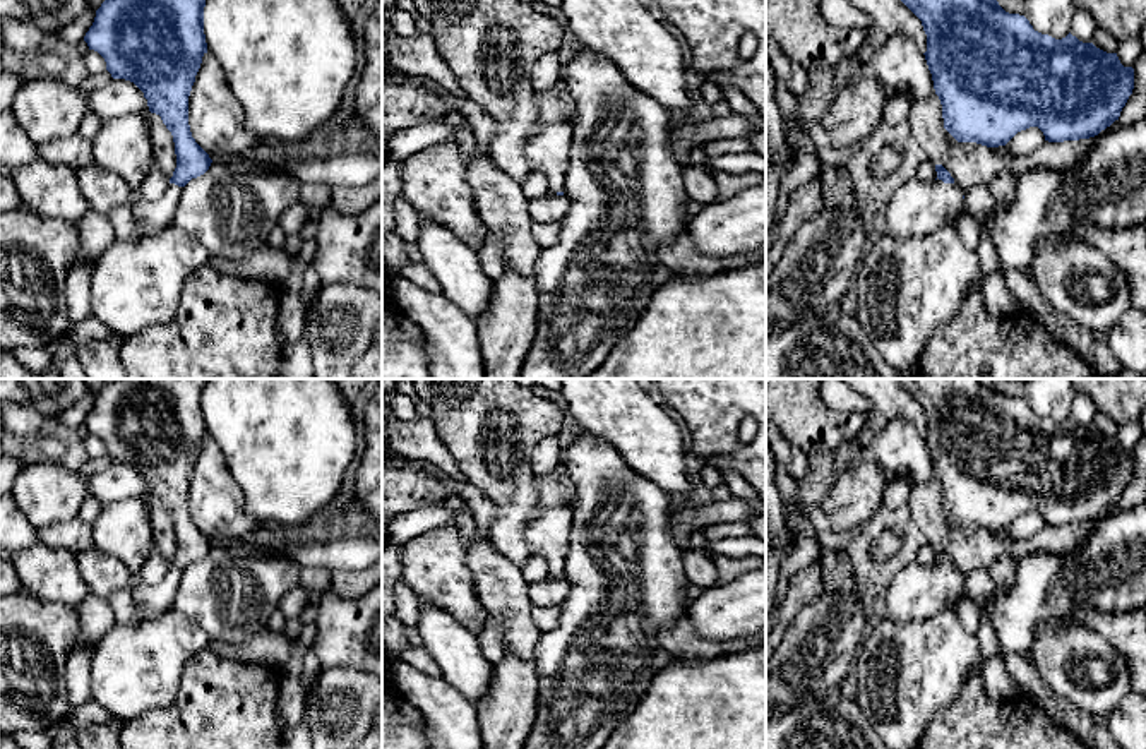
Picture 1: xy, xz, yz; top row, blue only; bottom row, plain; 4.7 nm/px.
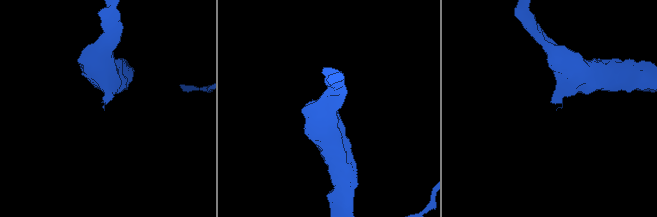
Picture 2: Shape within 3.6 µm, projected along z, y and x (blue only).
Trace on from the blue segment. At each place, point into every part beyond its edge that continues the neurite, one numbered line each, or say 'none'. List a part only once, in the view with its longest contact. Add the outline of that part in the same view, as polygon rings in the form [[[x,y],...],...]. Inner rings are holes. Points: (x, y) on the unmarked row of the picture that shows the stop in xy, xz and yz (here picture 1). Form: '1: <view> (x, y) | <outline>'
1: yz (919, 590) | [[[916,560],[901,569],[886,591],[886,615],[898,622],[915,622],[952,608],[964,590],[963,579],[956,566]]]

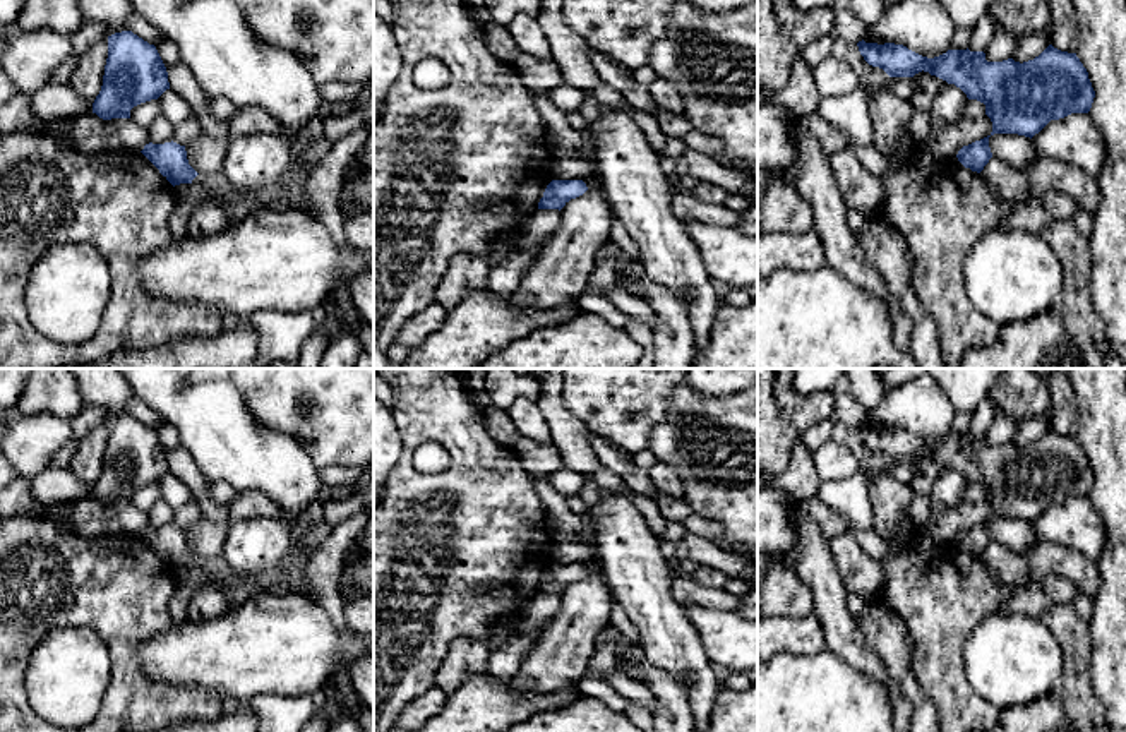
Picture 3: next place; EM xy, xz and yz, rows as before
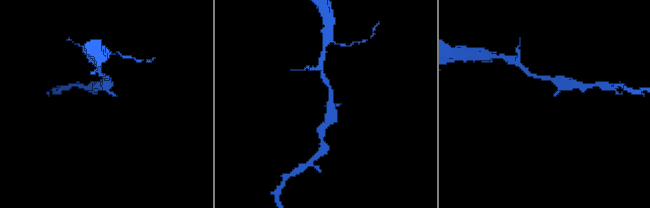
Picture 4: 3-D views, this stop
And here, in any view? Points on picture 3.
none

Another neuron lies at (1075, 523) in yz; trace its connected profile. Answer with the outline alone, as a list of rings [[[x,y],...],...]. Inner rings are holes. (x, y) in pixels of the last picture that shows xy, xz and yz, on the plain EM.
[[[1090,497],[1051,504],[1032,521],[1039,540],[1049,540],[1097,561],[1105,547],[1105,528]]]

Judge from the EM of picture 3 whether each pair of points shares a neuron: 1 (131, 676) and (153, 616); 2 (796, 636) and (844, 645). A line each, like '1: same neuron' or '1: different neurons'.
1: same neuron
2: different neurons

